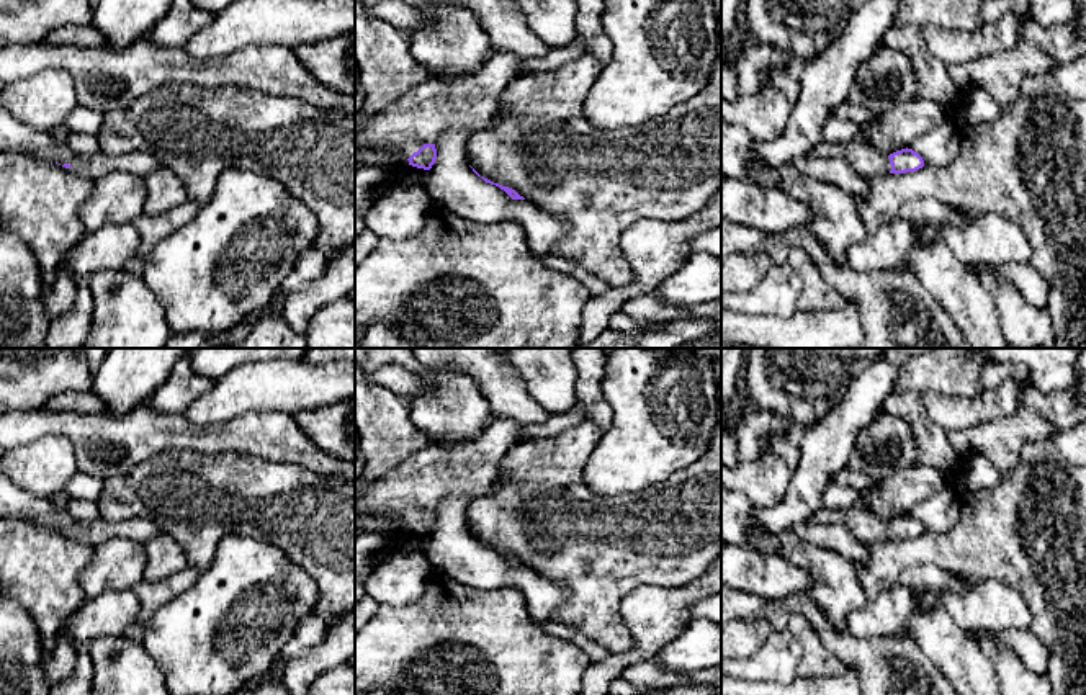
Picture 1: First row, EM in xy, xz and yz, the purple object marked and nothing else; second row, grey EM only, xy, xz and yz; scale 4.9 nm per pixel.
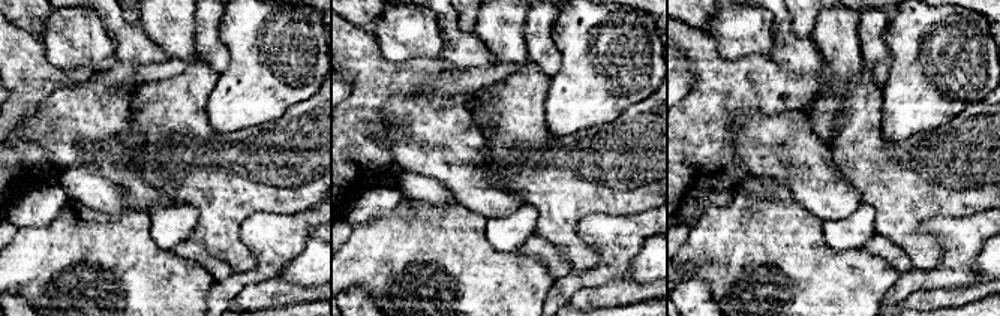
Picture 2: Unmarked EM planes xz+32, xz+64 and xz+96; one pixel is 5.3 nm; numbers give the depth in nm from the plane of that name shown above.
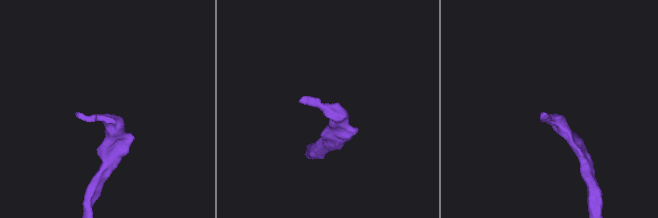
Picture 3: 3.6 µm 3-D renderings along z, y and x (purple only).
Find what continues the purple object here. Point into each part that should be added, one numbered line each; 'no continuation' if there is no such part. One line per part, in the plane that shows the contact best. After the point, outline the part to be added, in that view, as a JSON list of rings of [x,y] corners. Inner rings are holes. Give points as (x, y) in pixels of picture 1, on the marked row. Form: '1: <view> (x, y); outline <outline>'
1: xz (471, 103); outline [[[492,52],[479,70],[464,78],[422,82],[371,118],[358,110],[355,150],[384,149],[409,159],[424,144],[435,144],[445,129],[461,129],[469,137],[489,128],[499,111],[499,96],[520,62],[512,52]]]

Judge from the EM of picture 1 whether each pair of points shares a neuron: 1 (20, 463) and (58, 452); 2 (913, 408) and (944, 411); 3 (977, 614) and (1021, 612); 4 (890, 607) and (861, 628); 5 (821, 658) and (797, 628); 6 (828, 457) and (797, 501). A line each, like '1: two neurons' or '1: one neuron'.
1: one neuron
2: two neurons
3: one neuron
4: one neuron
5: one neuron
6: one neuron

